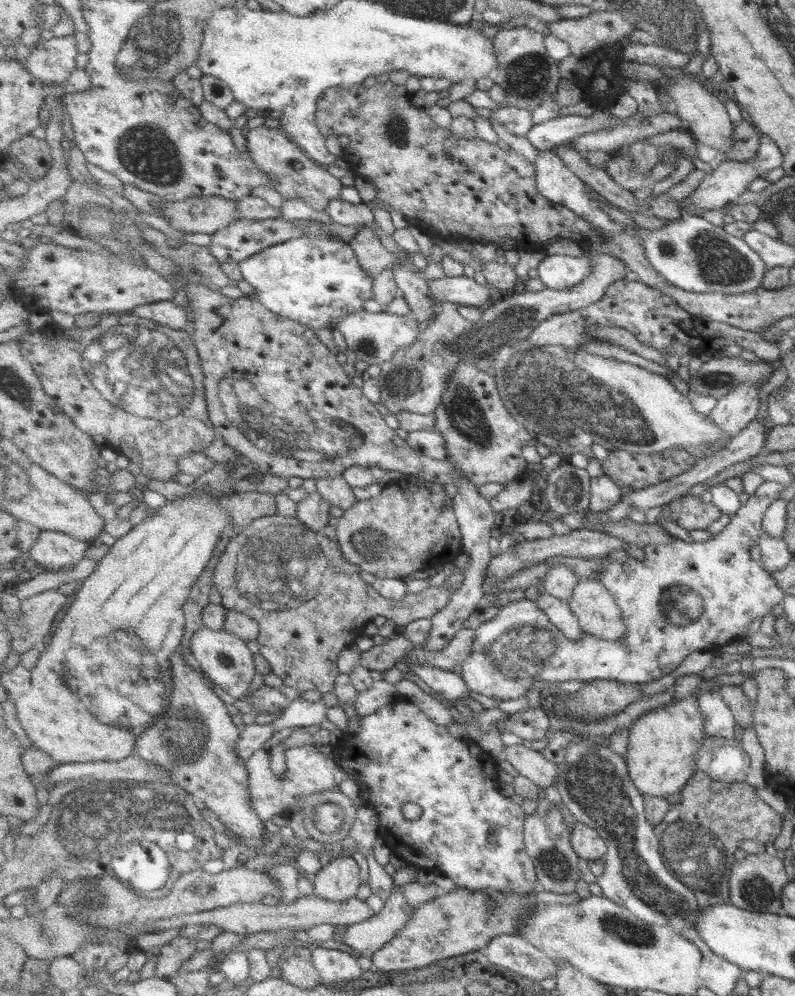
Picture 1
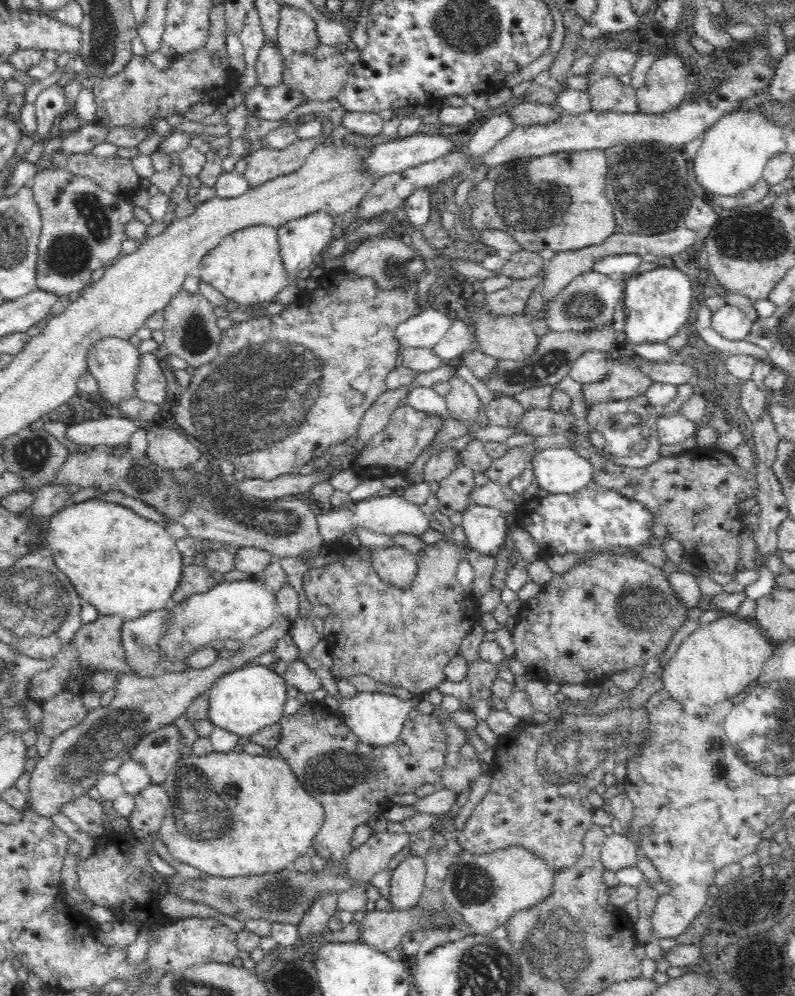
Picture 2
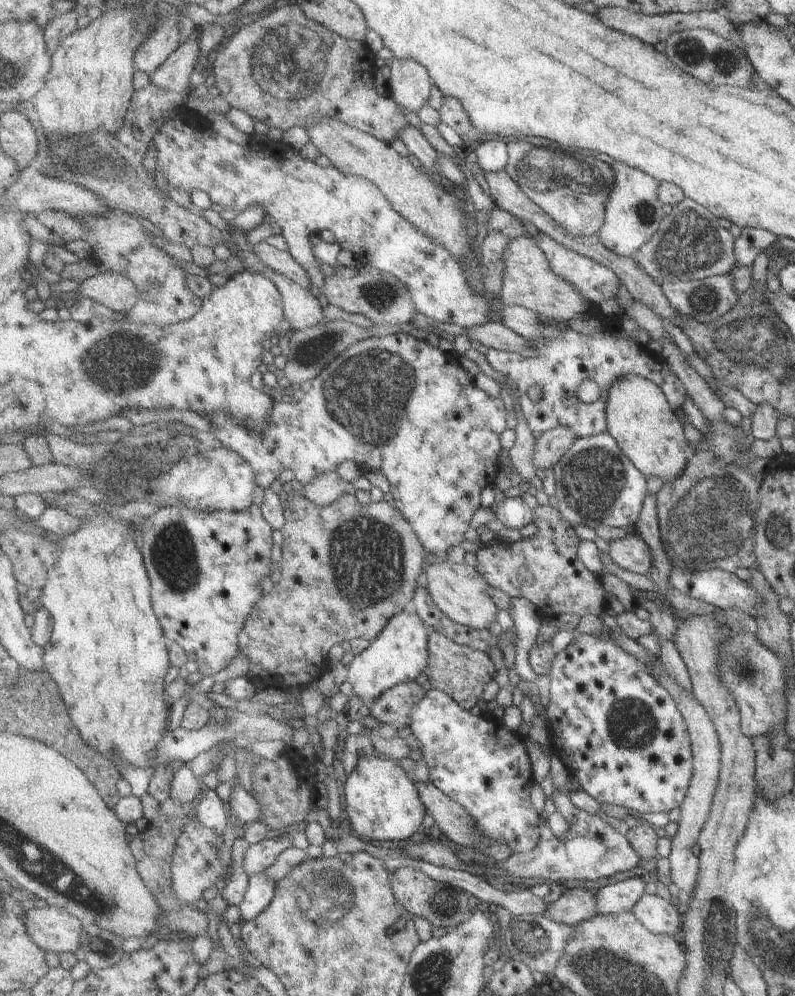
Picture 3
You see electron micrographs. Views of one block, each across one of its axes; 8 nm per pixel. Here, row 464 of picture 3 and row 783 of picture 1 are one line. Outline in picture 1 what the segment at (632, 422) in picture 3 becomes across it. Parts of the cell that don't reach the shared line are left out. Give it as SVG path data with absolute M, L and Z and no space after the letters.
M690 694L678 702L644 713L633 725L627 756L630 774L645 796L667 797L680 794L698 769L698 751L705 736L705 724L698 697Z

